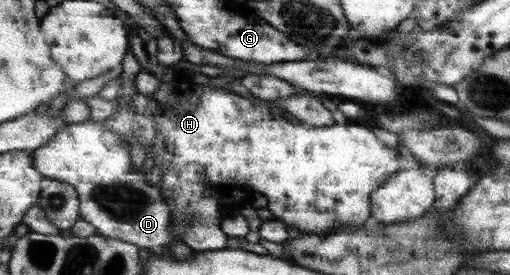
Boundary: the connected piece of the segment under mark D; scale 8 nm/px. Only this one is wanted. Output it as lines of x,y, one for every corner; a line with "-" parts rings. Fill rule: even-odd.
93,120
65,125
46,145
32,152
34,167
44,176
46,182
59,180
73,185
78,190
80,211
82,218
98,230
97,234
107,238
123,239
125,242
135,243
139,248
152,251
167,250
169,242
180,241
172,235
173,227
171,207
162,195
159,183
150,182
138,168
133,169
133,160
120,139
121,134
113,132
105,122

